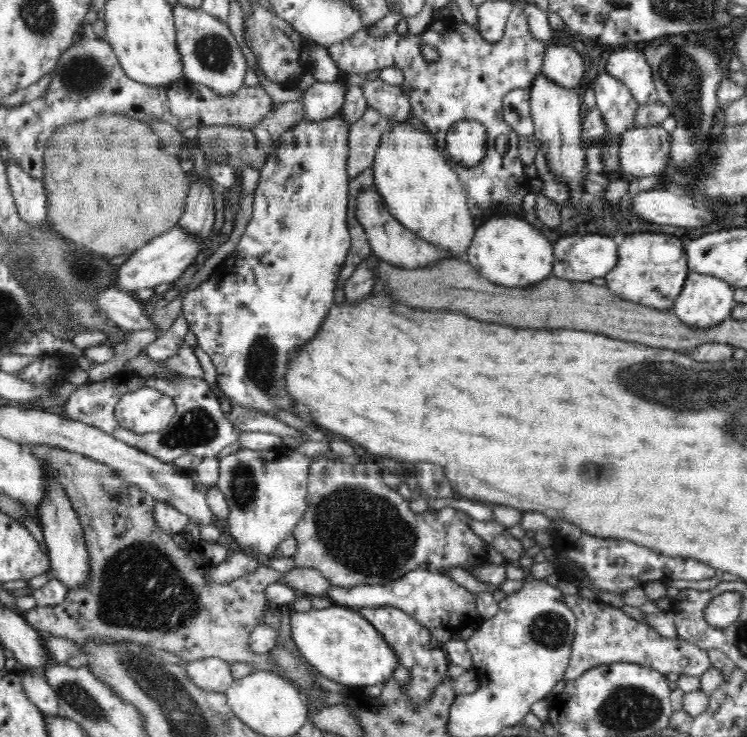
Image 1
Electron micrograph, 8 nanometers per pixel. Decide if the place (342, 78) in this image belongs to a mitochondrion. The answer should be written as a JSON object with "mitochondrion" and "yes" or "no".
{"mitochondrion":"no"}

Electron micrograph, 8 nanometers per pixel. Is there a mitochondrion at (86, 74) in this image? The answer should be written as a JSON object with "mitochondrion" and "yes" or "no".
{"mitochondrion":"yes"}

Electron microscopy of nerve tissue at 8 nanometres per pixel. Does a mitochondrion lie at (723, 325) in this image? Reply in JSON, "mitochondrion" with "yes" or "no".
{"mitochondrion":"no"}

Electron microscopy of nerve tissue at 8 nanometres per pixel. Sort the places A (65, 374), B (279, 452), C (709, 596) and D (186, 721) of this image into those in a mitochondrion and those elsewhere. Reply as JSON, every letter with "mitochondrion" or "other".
{"A":"other","B":"other","C":"other","D":"mitochondrion"}

